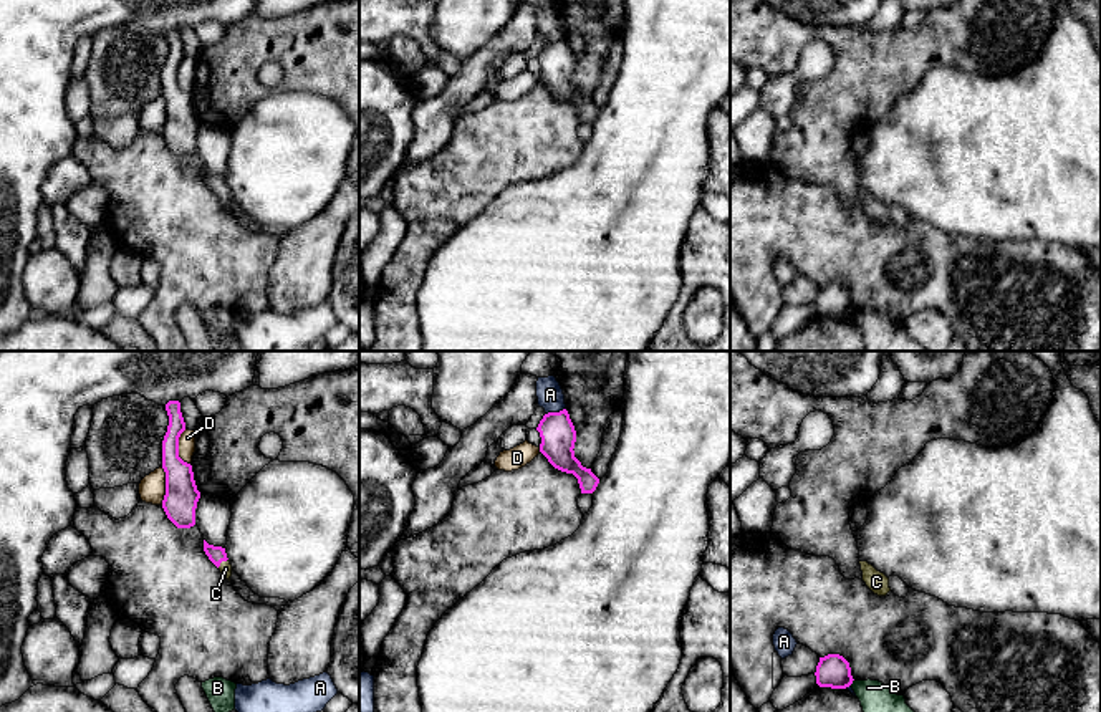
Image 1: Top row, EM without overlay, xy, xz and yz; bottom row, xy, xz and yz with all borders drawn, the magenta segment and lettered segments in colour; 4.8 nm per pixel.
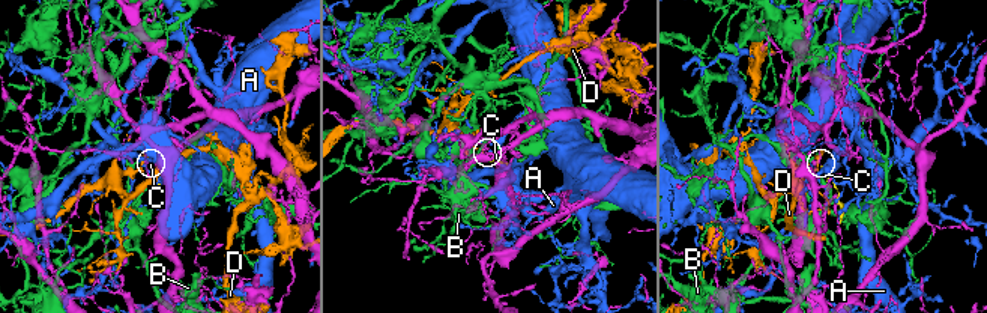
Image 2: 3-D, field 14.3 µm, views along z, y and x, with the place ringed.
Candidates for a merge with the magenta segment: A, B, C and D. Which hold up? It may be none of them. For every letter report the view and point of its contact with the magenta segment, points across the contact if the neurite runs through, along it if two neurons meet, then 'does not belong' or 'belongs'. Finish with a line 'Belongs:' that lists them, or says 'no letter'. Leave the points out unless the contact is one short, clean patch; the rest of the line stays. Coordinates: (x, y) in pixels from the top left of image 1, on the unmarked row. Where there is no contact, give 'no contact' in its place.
A: xz (555, 42) | does not belong
B: yz (851, 312) | does not belong
C: xy (222, 189) | across xy (216, 182), (222, 189), (225, 197) | belongs
D: xy (177, 76) | does not belong
Belongs: C

